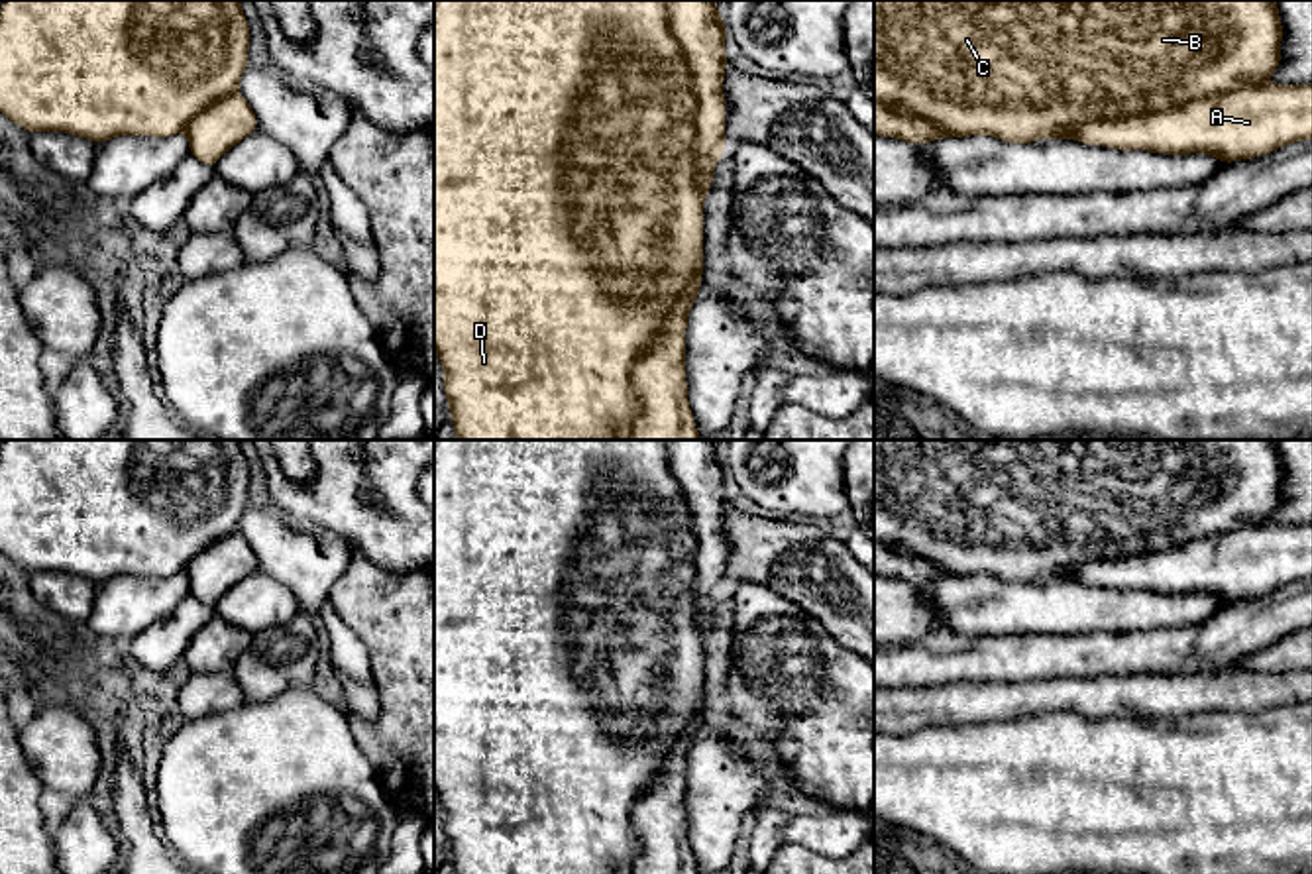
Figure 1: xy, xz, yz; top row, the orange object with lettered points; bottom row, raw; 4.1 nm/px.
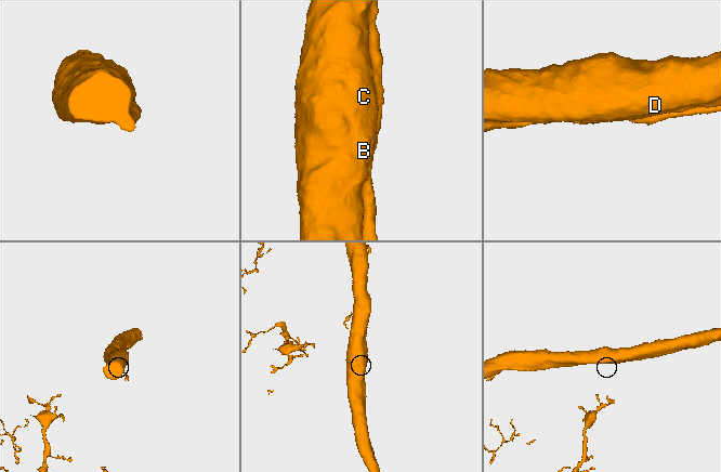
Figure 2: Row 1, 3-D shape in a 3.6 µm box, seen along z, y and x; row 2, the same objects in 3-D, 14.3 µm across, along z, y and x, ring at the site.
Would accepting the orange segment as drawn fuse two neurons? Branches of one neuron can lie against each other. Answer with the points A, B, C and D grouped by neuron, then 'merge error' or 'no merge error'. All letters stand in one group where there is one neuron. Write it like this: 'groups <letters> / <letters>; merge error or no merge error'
groups A B C D; no merge error

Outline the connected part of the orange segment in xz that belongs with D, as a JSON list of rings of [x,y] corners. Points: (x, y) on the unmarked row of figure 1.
[[[434,440],[434,788],[456,874],[697,874],[687,843],[685,768],[699,738],[703,703],[703,638],[725,583],[725,479],[717,440]]]

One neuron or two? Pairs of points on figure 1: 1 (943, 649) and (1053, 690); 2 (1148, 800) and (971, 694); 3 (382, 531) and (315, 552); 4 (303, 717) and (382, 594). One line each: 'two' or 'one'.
1: two
2: two
3: two
4: two

